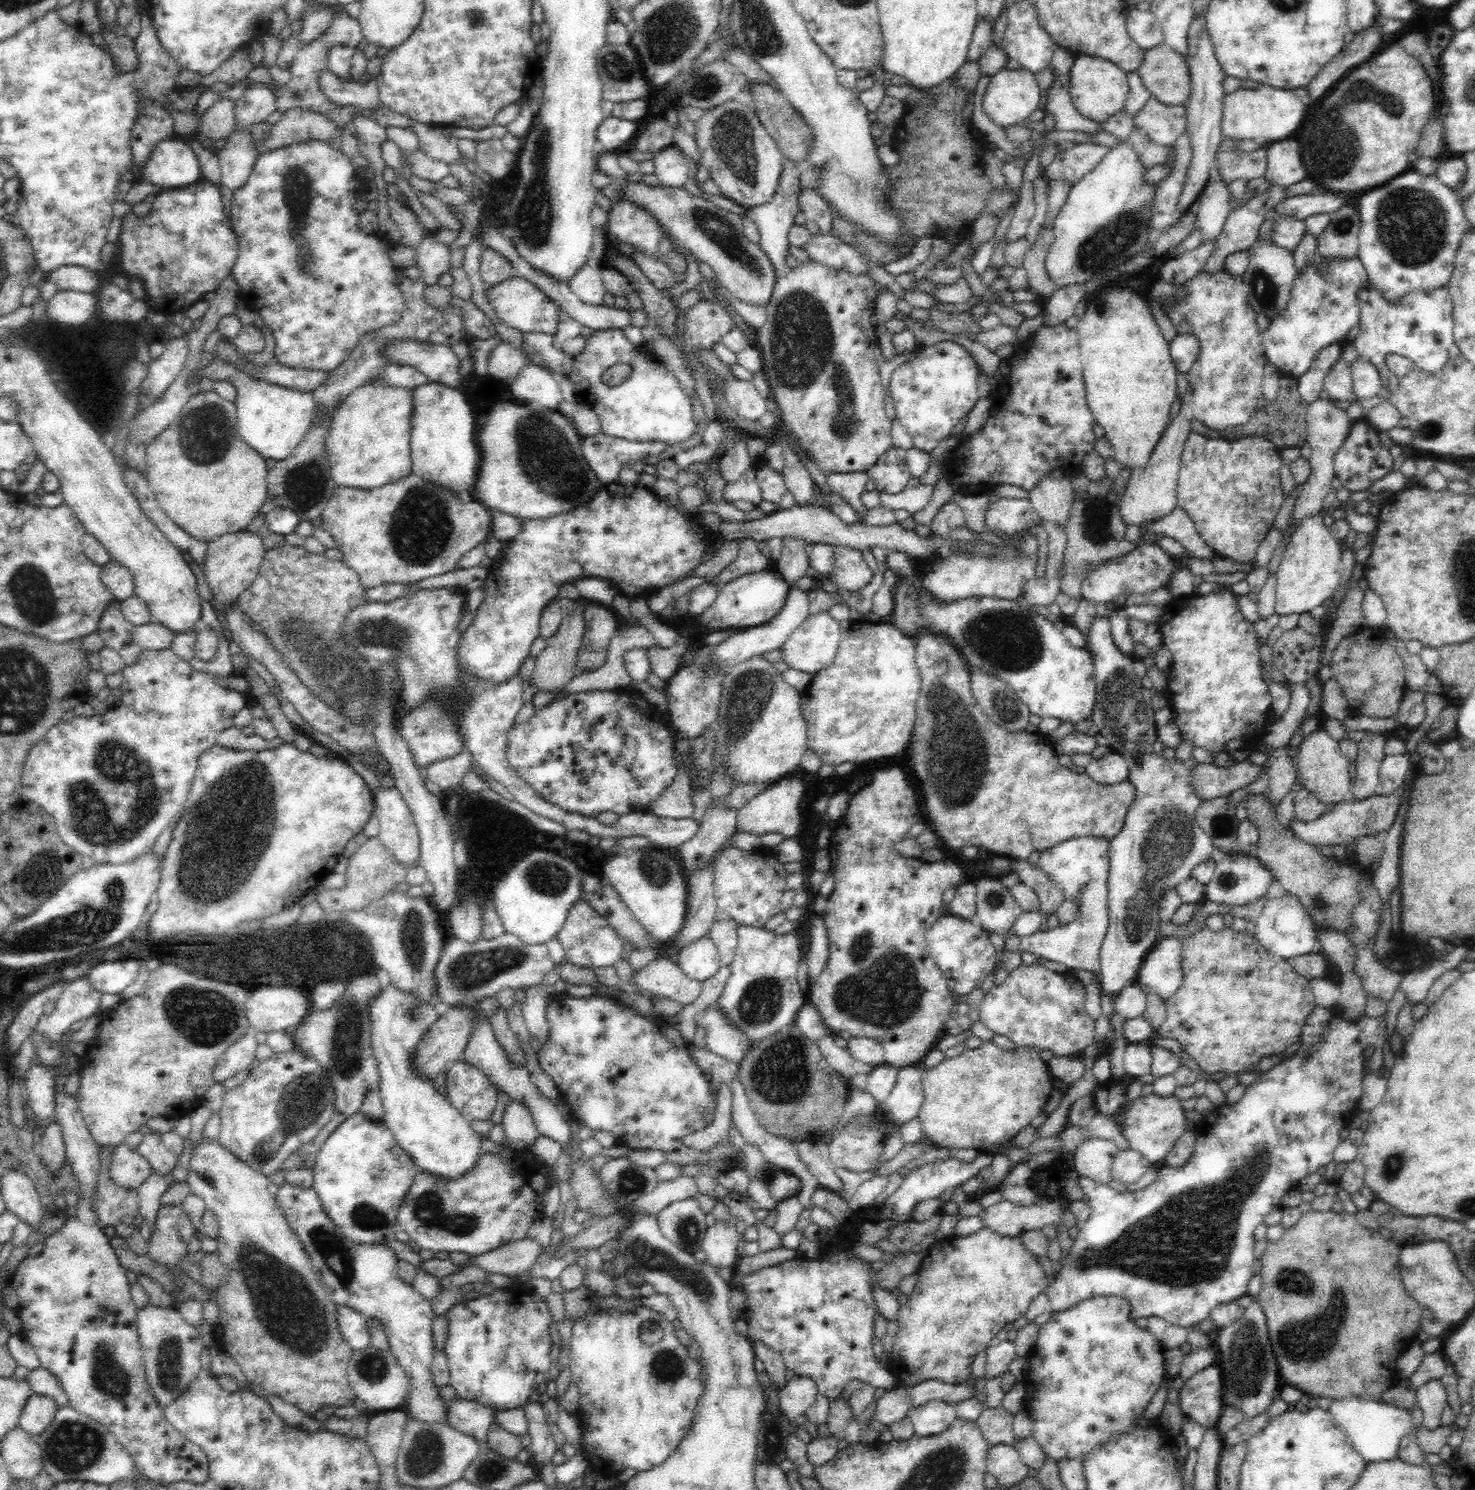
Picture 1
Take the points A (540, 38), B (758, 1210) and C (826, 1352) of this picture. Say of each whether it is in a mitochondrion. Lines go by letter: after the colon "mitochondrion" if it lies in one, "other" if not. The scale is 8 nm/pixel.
A: other
B: other
C: other

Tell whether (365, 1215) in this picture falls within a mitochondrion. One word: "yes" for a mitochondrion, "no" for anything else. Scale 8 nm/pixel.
yes

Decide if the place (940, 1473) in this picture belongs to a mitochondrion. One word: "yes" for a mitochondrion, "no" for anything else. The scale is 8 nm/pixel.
yes

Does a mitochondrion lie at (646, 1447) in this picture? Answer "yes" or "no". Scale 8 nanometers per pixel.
no

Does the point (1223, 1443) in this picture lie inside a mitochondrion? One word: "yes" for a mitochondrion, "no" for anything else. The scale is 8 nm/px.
no

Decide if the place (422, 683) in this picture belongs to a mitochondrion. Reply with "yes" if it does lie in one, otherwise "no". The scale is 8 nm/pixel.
yes

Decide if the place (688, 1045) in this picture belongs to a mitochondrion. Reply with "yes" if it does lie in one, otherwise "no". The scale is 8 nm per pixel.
no

